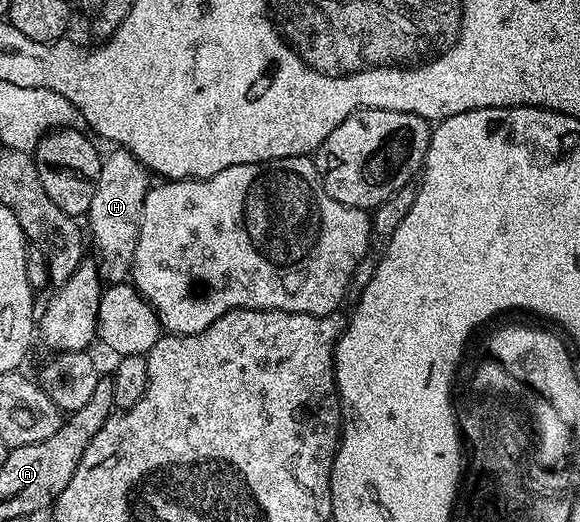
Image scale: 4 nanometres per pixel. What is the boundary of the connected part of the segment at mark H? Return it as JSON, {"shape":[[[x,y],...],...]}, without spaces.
{"shape":[[[126,149],[106,152],[101,165],[101,177],[95,182],[93,205],[89,205],[85,223],[88,223],[86,226],[89,228],[90,242],[92,239],[99,250],[99,274],[108,284],[122,283],[132,274],[141,229],[141,213],[149,190],[147,179],[147,168],[138,163]]]}

